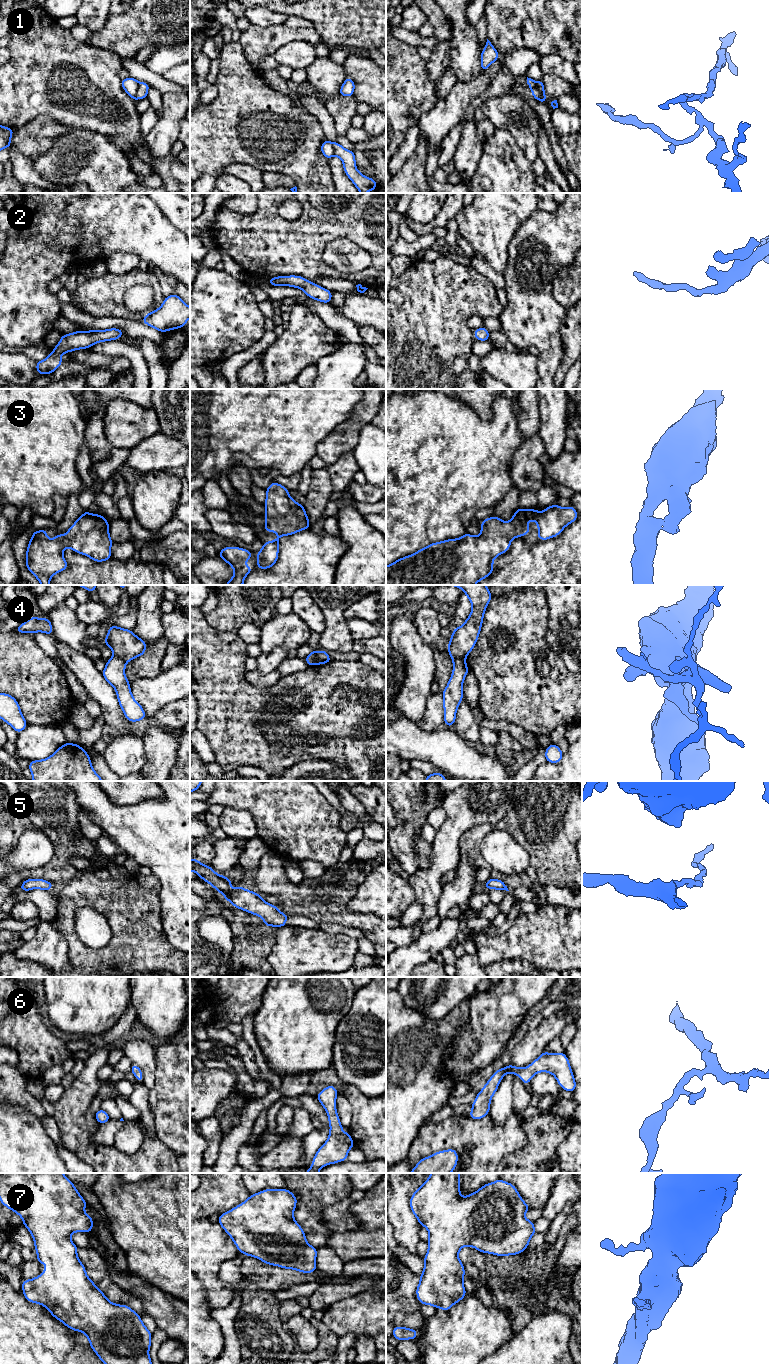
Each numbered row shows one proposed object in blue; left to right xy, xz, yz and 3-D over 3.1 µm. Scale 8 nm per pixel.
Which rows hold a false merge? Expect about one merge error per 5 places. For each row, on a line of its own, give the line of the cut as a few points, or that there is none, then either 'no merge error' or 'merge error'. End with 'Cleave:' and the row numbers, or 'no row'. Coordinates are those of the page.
1: cut in xy along (139, 82), (137, 98); merge error
2: no cut; no merge error
3: no cut; no merge error
4: cut in xz along (315, 651), (316, 664); merge error
5: no cut; no merge error
6: no cut; no merge error
7: no cut; no merge error
Cleave: 1, 4

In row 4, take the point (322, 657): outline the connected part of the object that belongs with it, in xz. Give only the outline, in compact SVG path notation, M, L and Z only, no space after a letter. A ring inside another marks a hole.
M324 650L316 651L316 665L326 664L331 661L332 660L326 651Z

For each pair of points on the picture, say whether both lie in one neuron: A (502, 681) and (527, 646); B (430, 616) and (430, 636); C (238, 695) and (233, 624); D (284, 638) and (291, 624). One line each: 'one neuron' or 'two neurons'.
A: one neuron
B: one neuron
C: two neurons
D: one neuron

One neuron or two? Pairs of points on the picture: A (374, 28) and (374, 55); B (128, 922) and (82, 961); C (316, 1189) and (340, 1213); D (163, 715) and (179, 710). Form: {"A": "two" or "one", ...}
{"A": "two", "B": "one", "C": "two", "D": "one"}

